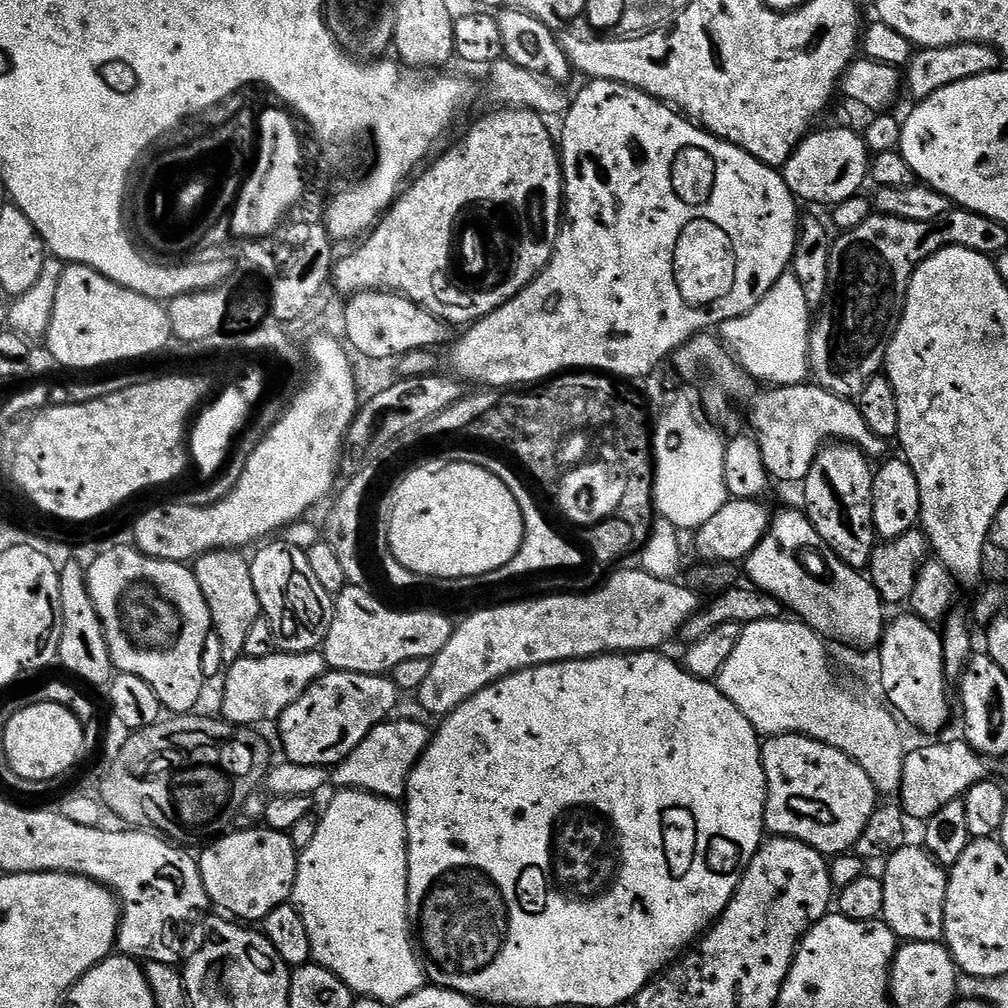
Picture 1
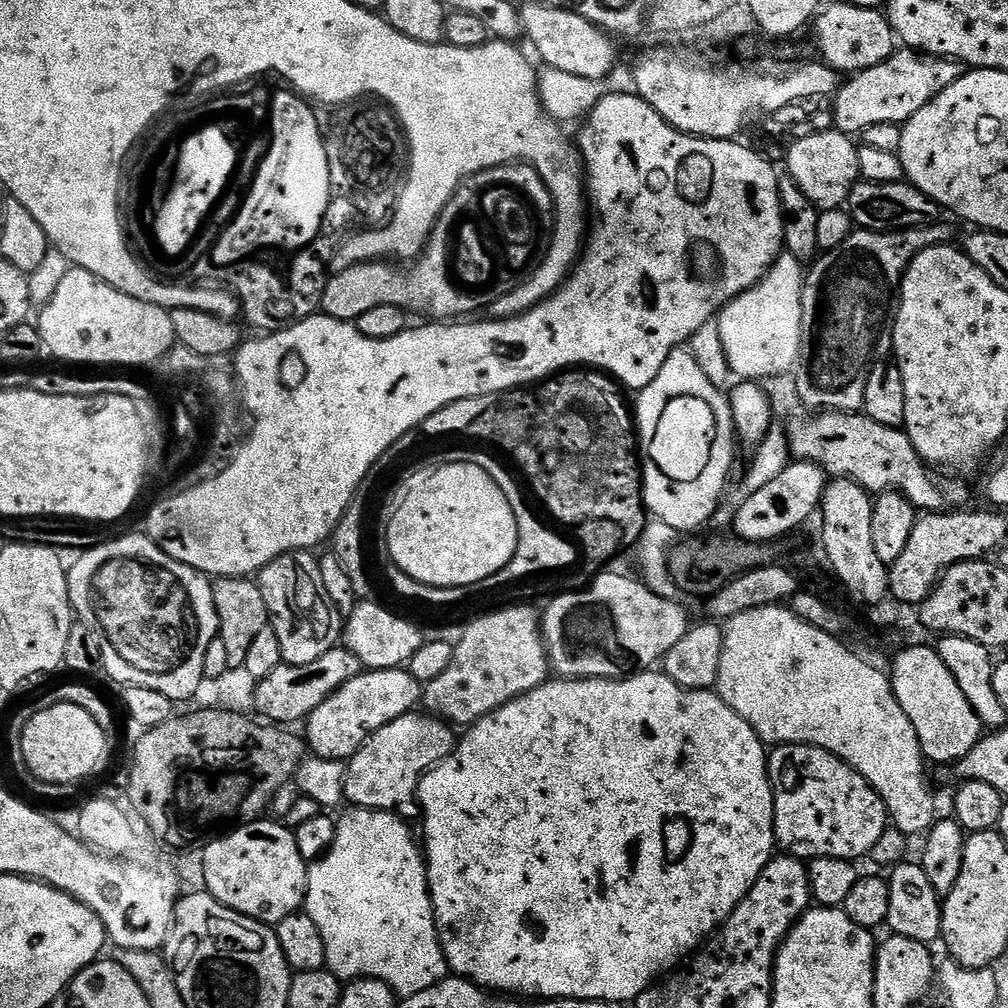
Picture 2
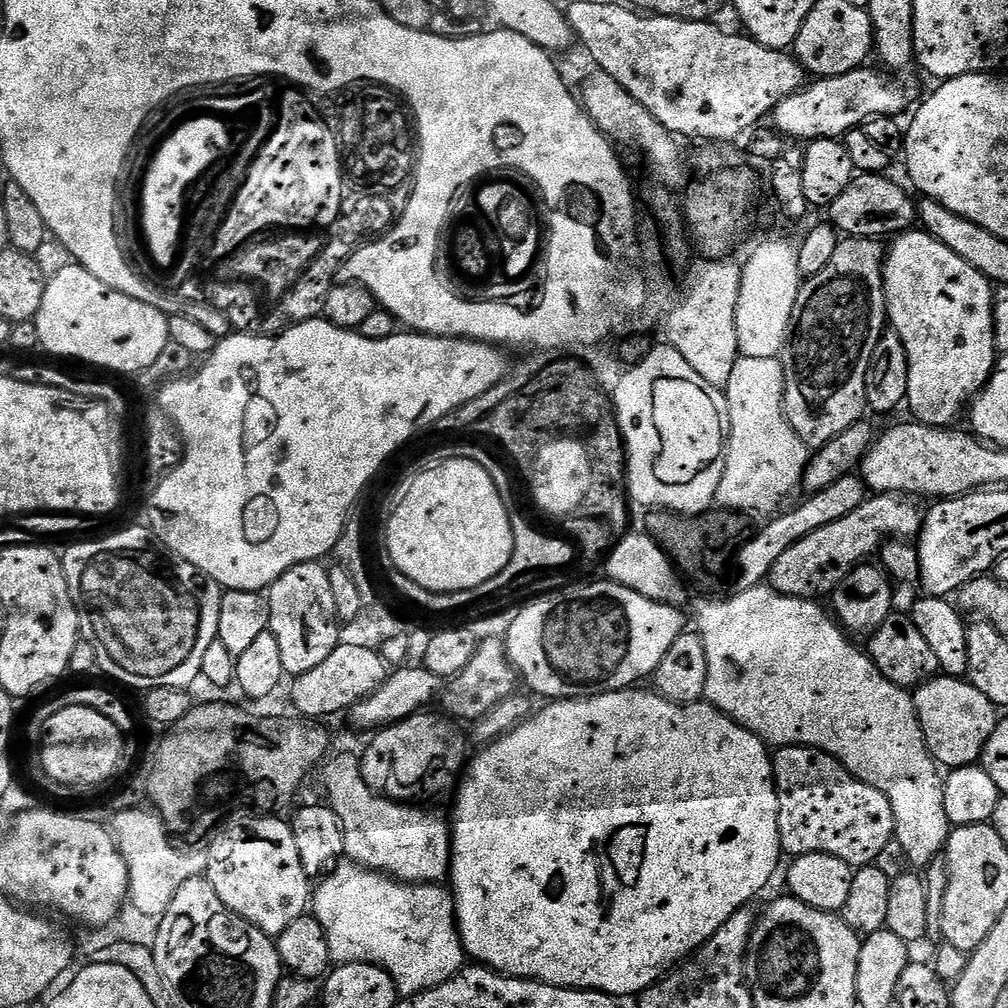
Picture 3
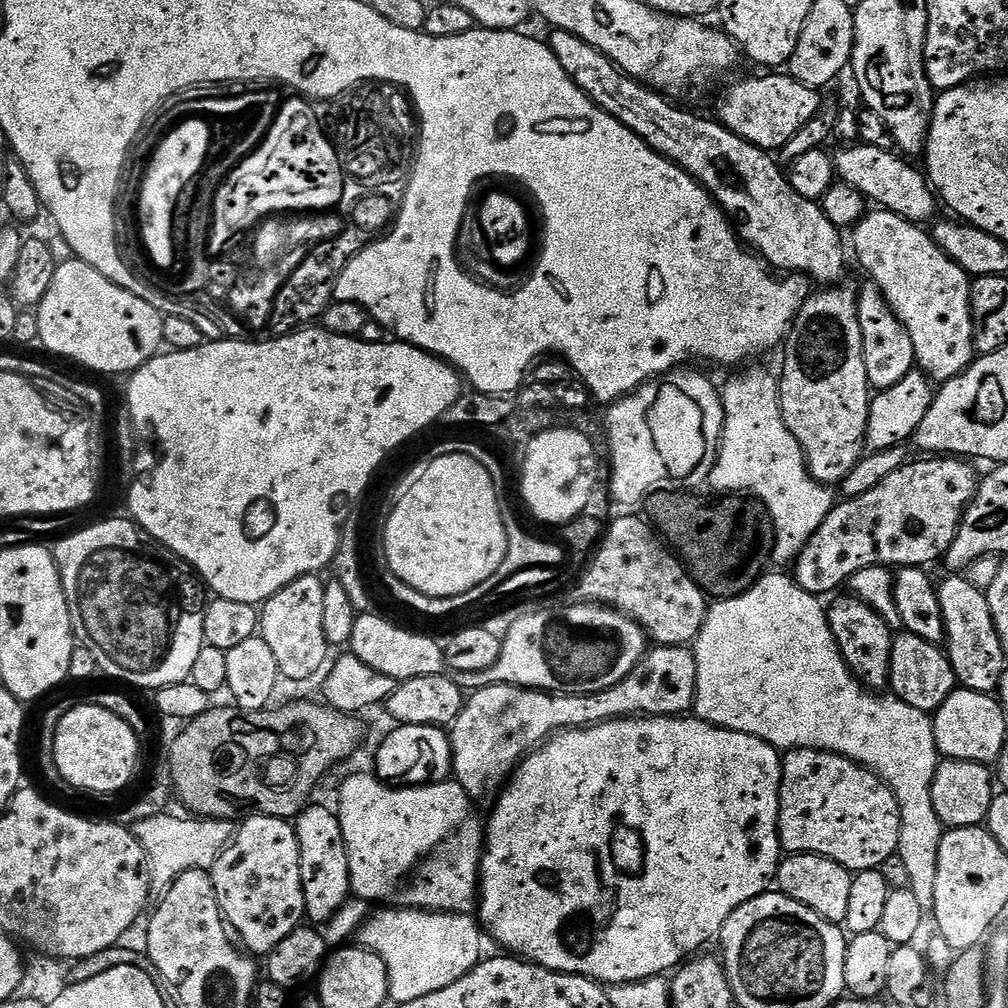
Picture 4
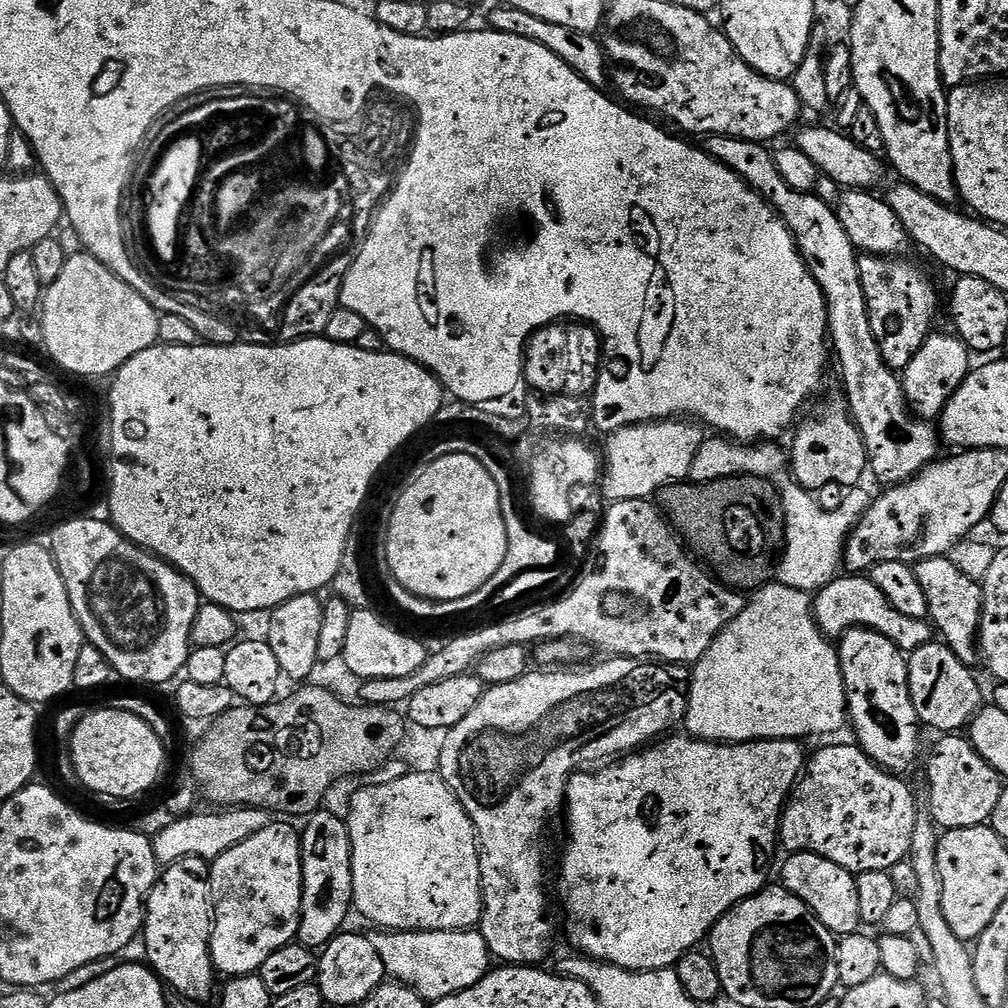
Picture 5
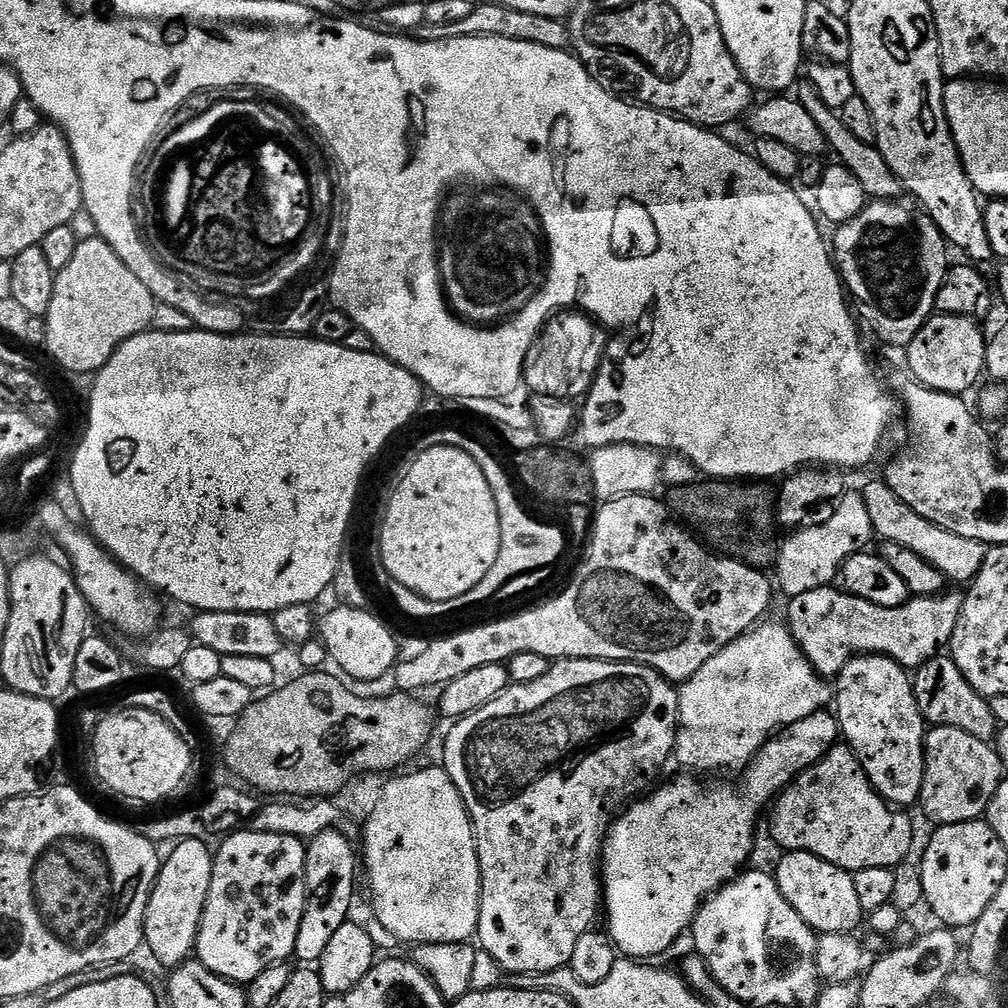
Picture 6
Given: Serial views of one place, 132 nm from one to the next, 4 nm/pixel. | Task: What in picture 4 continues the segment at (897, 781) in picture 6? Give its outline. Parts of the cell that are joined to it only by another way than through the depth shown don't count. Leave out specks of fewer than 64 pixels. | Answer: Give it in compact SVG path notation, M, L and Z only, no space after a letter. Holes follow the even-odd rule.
M837 595L831 605L827 605L830 630L840 647L842 658L847 662L852 675L869 690L884 690L889 687L890 650L892 649L893 629L889 628L883 618L874 609L866 606L866 602L857 596Z

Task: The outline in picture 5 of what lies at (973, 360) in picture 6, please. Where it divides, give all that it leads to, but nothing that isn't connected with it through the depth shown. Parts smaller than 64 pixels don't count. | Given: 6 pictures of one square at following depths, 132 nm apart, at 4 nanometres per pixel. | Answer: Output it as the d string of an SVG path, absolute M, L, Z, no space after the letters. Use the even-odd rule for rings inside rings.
M949 334L949 336L929 335L928 340L910 358L910 366L902 369L902 383L904 386L904 398L908 401L908 407L919 419L929 422L935 421L944 407L948 405L950 398L962 386L962 382L970 371L970 353L959 336Z

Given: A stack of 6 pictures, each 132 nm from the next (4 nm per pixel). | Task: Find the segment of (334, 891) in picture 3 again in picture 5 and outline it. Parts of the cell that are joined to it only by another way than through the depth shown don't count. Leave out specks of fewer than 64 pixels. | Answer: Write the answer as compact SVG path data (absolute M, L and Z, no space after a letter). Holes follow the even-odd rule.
M380 930L371 937L374 950L378 950L378 958L382 958L385 973L393 981L413 988L426 1002L443 1002L448 996L458 996L462 990L475 988L476 983L490 971L490 953L484 936L479 930L462 932L390 932Z

